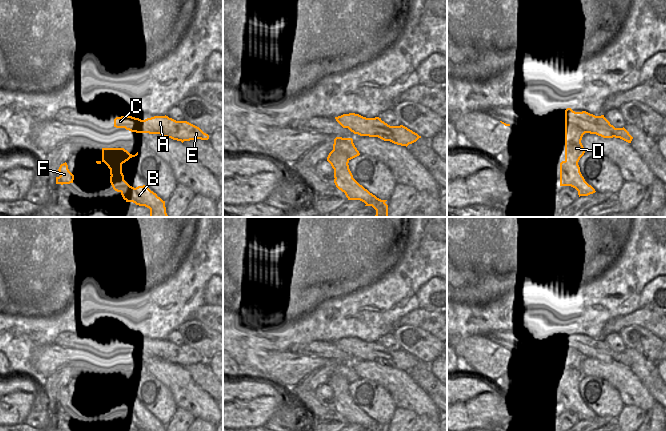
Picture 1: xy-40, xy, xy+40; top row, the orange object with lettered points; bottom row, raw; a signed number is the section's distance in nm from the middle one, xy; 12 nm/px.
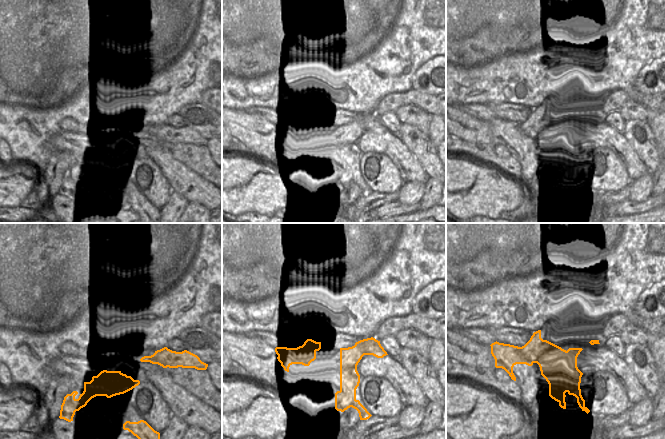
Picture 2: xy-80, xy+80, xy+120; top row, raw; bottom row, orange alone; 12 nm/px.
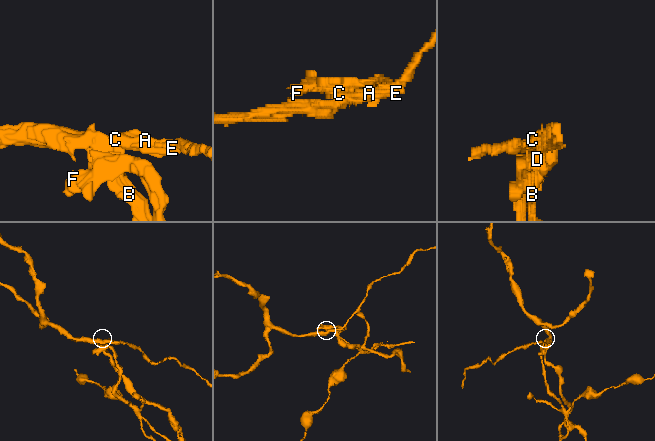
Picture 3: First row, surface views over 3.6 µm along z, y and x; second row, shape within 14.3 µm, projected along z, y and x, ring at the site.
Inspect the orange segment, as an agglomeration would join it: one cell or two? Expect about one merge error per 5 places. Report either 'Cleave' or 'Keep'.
Cleave.

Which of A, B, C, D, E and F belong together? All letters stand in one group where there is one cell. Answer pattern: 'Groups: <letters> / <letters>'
Groups: A B C D E / F.

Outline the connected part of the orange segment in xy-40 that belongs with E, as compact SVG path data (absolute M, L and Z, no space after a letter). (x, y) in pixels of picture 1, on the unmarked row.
M166 339L154 340L145 344L132 340L116 341L114 351L125 352L136 357L160 358L163 361L181 365L182 367L196 363L209 363L209 359L199 351L187 345L176 345Z

